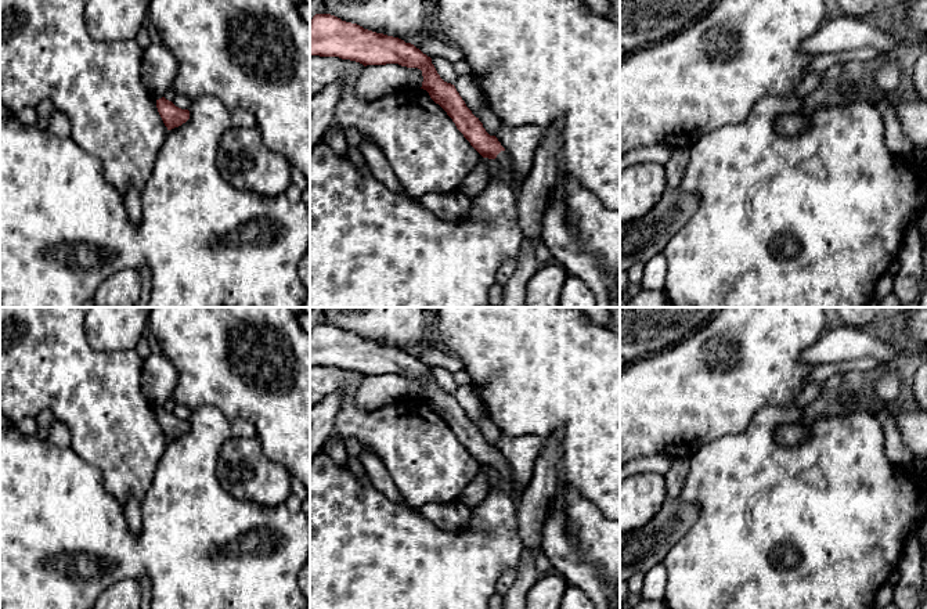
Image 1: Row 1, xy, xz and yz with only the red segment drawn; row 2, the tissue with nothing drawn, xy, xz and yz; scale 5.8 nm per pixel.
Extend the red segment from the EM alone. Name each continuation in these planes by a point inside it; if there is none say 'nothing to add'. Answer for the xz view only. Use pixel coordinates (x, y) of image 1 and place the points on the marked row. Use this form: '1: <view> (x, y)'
1: xz (504, 161)

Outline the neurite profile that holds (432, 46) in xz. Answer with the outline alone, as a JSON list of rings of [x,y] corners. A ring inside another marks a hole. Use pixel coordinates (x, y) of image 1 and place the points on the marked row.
[[[428,32],[414,40],[412,44],[432,60],[443,57],[452,64],[459,60],[464,60],[464,51],[459,47],[444,43],[443,40],[429,35]]]

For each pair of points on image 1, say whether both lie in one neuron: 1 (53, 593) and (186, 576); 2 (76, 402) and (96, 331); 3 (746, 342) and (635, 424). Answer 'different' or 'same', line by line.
1: same
2: different
3: same

